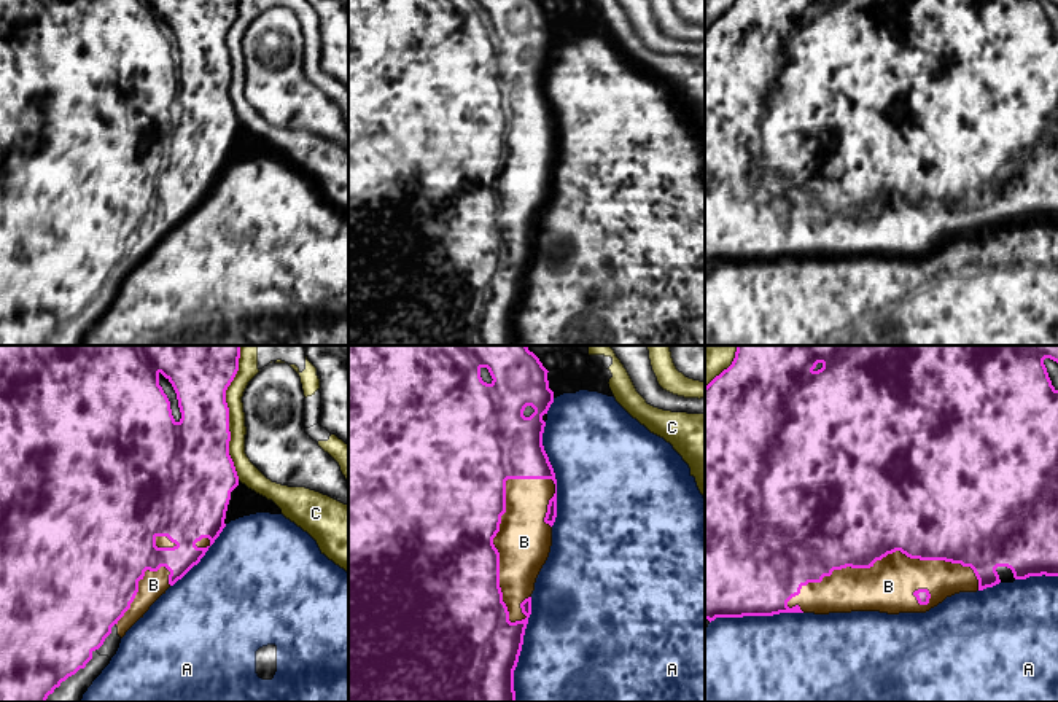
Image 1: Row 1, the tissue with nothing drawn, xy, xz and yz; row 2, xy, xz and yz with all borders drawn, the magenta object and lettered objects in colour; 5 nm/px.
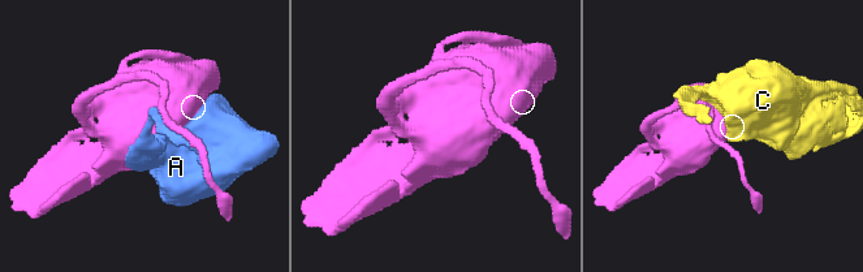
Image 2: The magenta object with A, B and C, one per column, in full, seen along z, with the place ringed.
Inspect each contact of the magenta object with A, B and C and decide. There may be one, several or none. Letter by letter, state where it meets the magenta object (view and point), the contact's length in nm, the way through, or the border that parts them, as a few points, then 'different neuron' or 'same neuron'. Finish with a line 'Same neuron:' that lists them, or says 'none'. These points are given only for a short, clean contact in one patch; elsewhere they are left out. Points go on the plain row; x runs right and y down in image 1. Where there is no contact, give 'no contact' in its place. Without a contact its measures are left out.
A: meets magenta in xz at (554, 118); contact 550 nm long; different neuron
B: meets magenta in xz at (498, 174); contact 750 nm long; same neuron
C: meets magenta in xy at (228, 62); contact 600 nm long; different neuron
Same neuron: B

